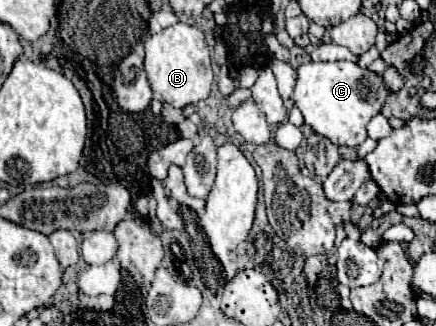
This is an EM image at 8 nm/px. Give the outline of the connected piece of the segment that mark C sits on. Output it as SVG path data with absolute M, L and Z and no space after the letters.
M312 61L300 65L292 95L296 107L304 115L304 125L308 125L314 133L330 139L332 143L346 147L358 147L366 139L366 125L376 113L380 113L386 97L388 89L384 87L382 77L370 73L368 69L360 69L350 61Z

